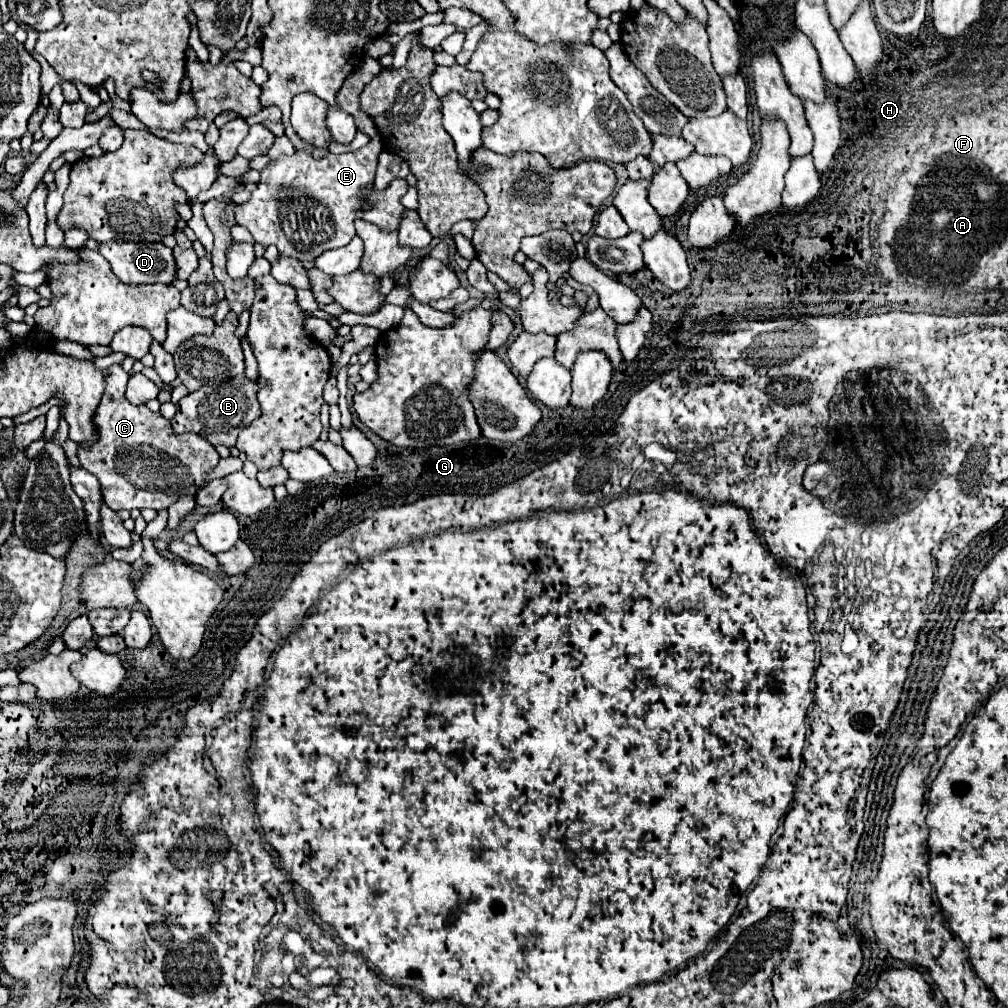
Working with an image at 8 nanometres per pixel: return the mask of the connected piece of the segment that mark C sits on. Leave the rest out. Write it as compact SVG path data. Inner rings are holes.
M113 364L105 372L105 396L97 406L93 424L97 428L97 440L93 446L77 446L79 464L87 472L99 478L101 494L111 510L131 508L169 508L183 494L195 494L205 482L203 462L207 460L207 474L217 466L217 450L195 434L177 436L171 428L171 420L159 412L151 412L147 406L135 406L125 398L125 386L129 374Z

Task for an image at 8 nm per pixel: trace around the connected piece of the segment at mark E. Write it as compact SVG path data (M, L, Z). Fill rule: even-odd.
M379 136L371 138L367 146L353 150L353 152L343 152L343 154L327 154L323 158L313 158L309 152L295 152L293 156L281 156L273 162L269 162L261 170L261 178L257 182L257 188L251 192L251 198L245 204L235 206L235 222L245 226L253 240L263 244L263 246L277 246L277 250L285 256L293 256L297 260L315 260L321 252L341 248L349 244L355 236L353 222L357 214L373 224L377 224L385 232L395 232L401 222L401 212L405 210L399 204L399 198L407 192L407 182L405 180L393 180L389 190L373 190L367 186L373 186L375 180L375 168L377 168L377 156L383 150ZM371 202L371 210L355 210L359 204Z

